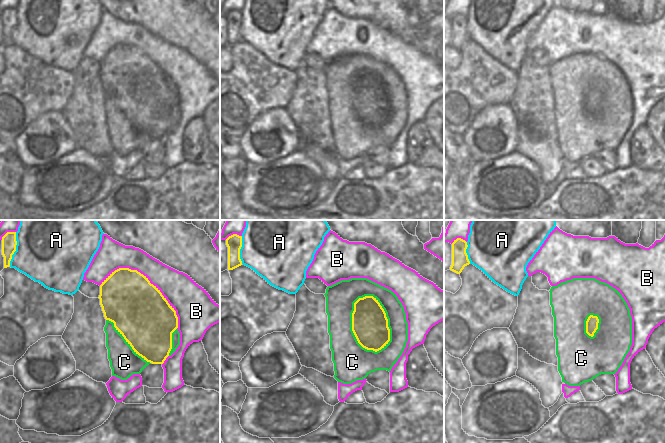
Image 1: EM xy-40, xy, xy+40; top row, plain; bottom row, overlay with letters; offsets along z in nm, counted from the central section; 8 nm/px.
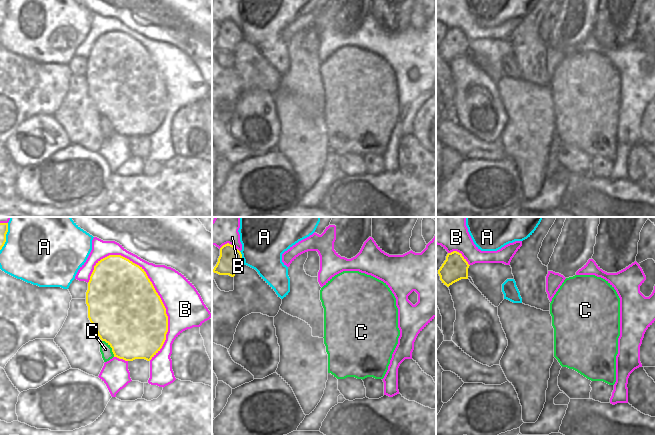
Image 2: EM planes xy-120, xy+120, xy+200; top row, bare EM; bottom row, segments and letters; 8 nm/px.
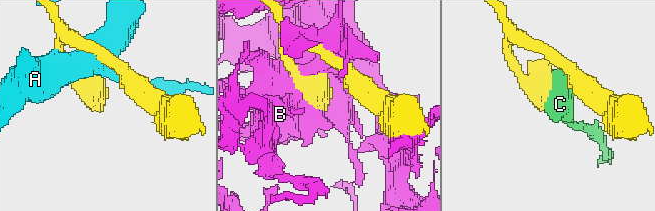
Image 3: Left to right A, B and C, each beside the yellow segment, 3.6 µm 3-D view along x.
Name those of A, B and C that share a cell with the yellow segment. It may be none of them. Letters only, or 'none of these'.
none of these

